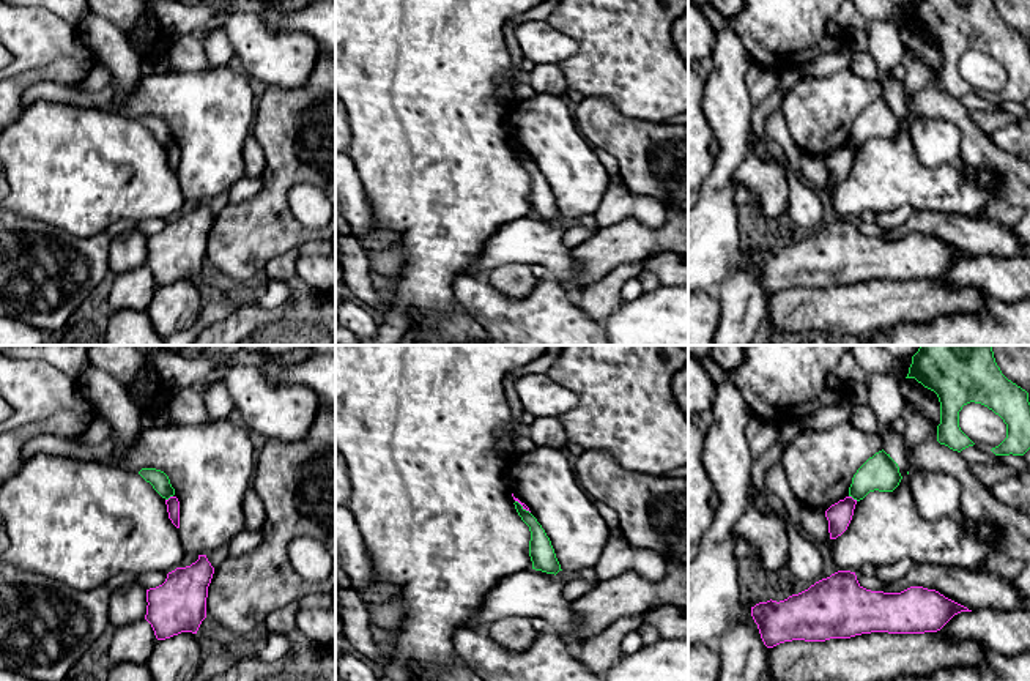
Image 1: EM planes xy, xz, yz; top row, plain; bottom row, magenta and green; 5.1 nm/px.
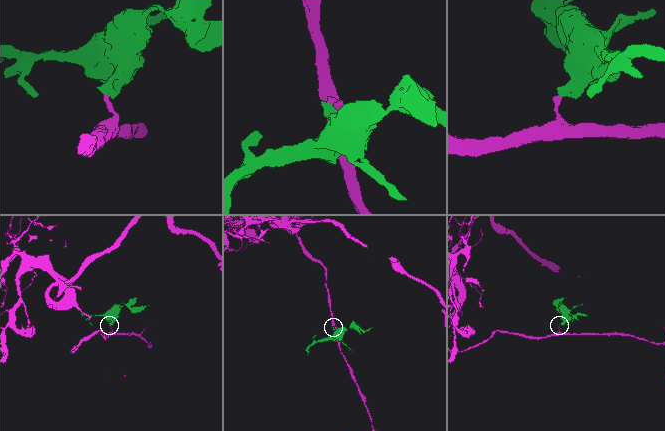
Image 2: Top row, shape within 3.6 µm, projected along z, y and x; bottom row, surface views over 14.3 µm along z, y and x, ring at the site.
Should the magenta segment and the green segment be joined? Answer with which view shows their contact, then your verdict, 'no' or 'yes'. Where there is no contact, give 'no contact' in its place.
yz | no

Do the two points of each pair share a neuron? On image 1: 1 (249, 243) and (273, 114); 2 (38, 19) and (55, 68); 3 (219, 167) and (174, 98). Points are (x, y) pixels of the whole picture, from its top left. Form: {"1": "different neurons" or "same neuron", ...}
{"1": "same neuron", "2": "different neurons", "3": "same neuron"}

